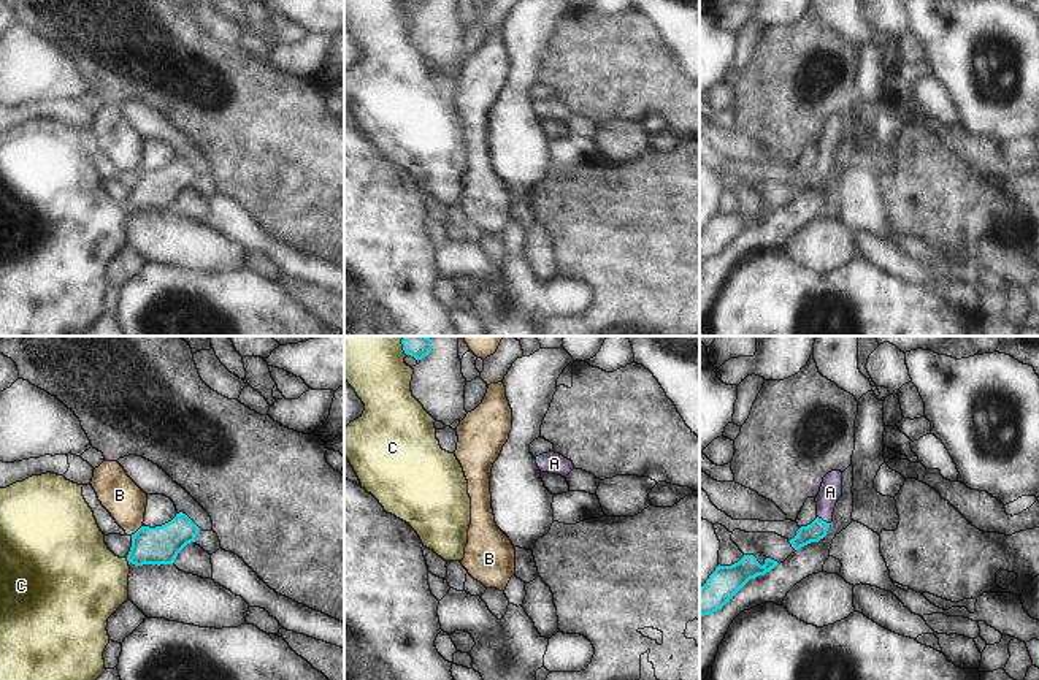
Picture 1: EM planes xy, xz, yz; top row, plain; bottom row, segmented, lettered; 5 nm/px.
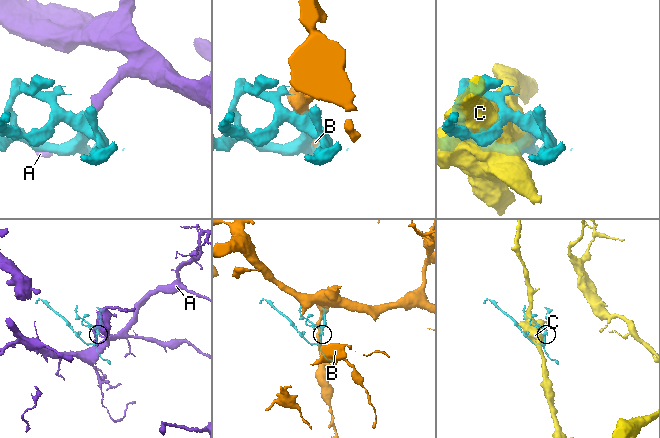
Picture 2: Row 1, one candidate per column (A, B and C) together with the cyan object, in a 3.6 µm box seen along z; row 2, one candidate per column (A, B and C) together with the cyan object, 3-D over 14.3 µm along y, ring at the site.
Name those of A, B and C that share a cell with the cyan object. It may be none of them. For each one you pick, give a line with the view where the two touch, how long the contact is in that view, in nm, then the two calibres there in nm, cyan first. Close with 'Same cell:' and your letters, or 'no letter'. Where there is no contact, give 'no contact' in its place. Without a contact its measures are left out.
A: meets cyan in yz; contact 80 nm long; 100 nm thick on the cyan side, 110 nm on the other
Same cell: A

